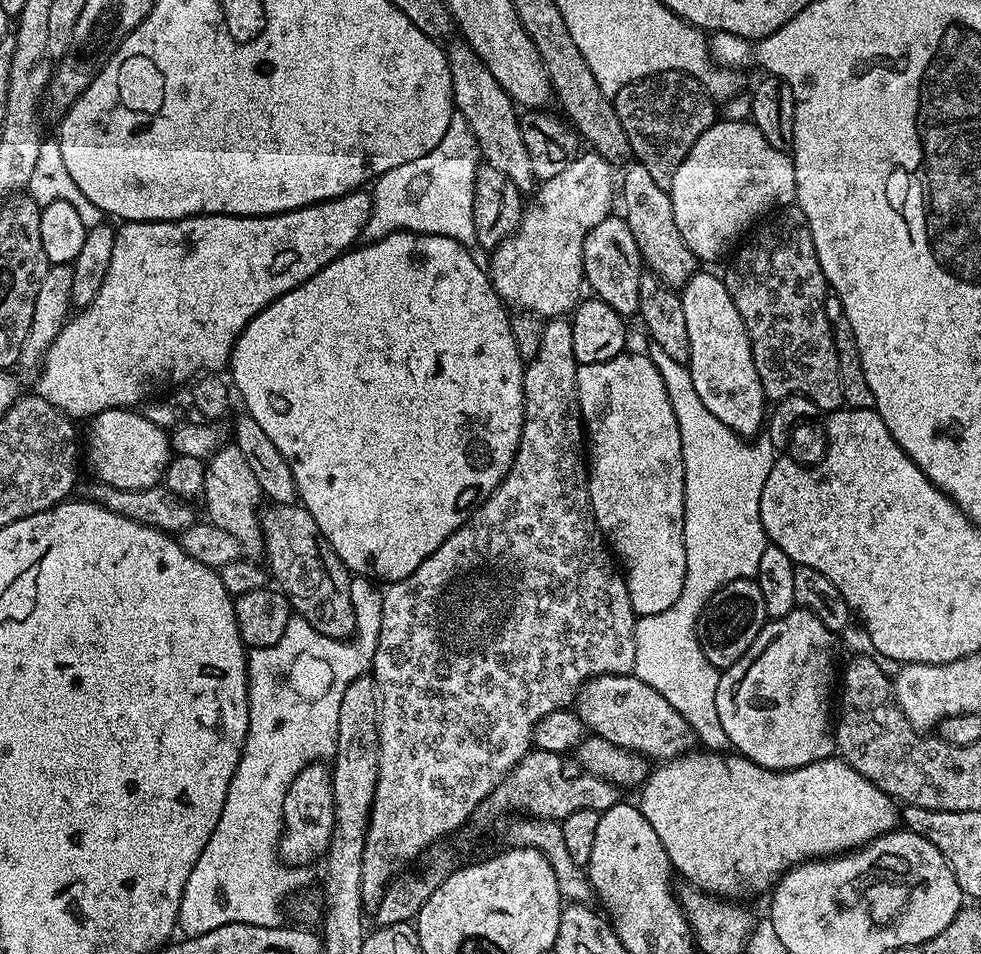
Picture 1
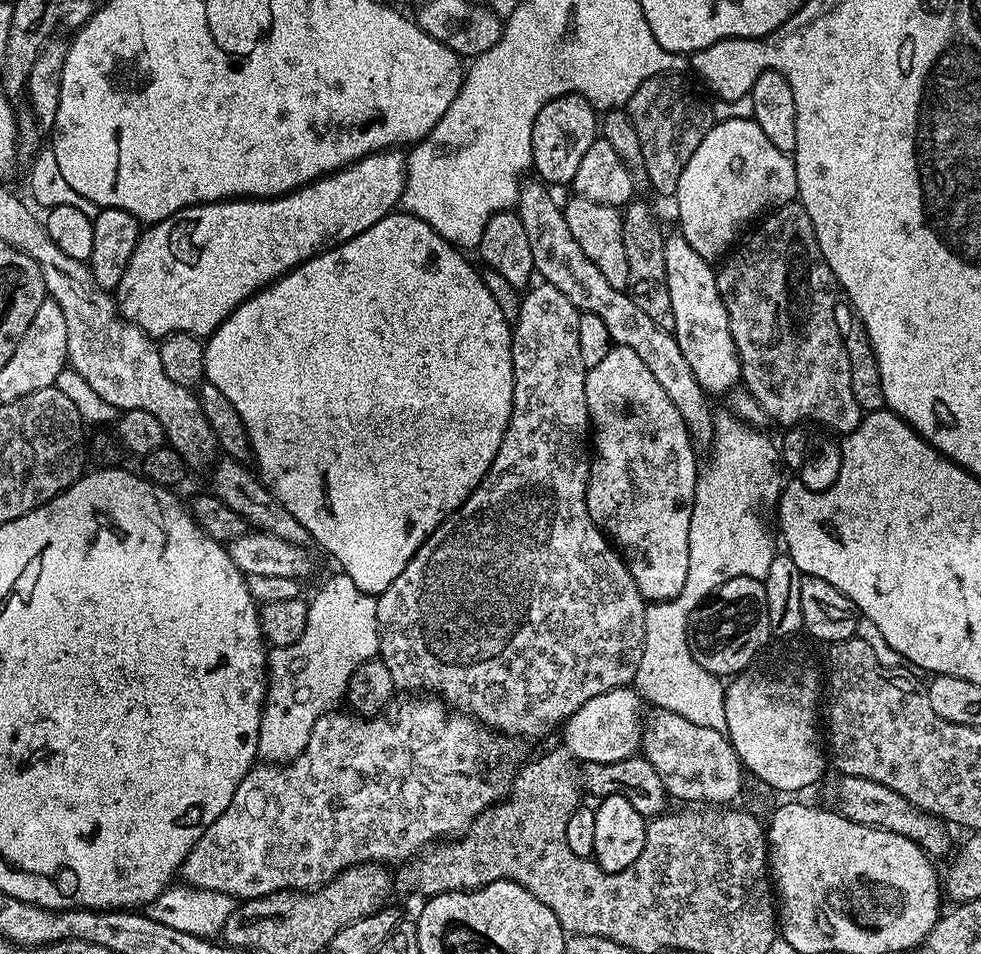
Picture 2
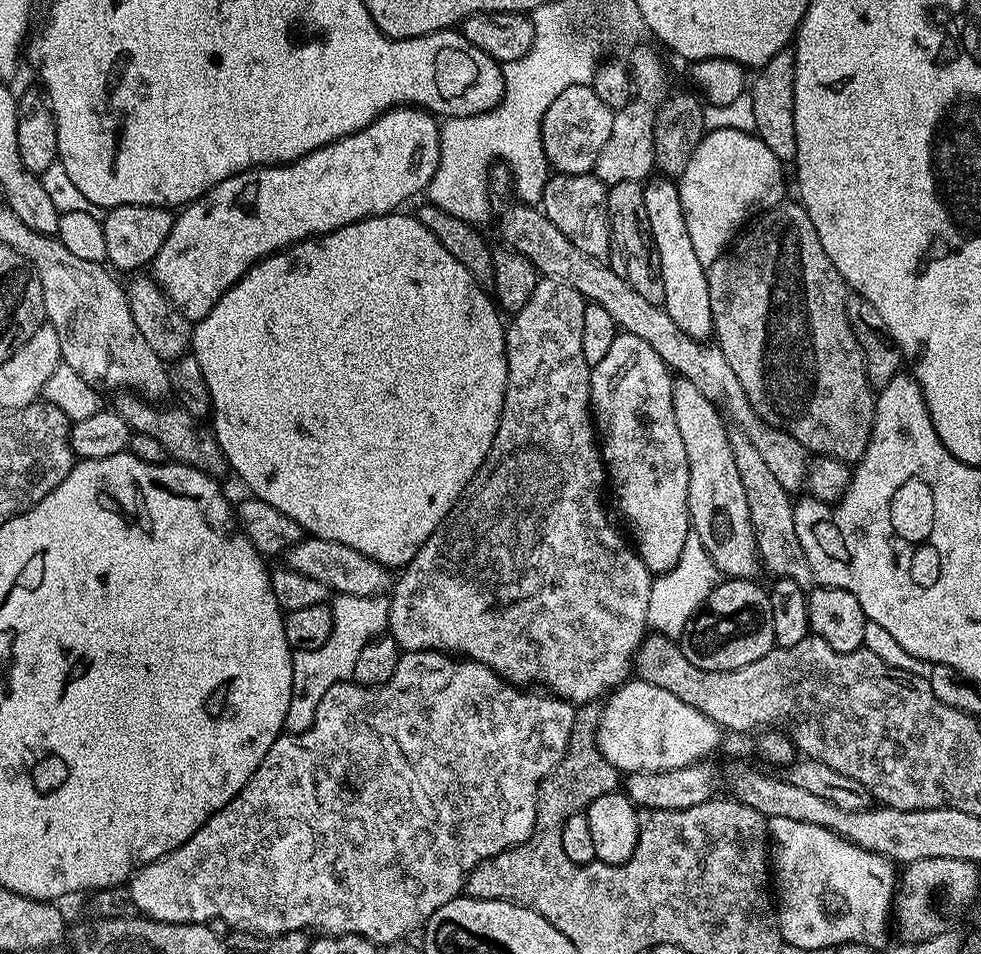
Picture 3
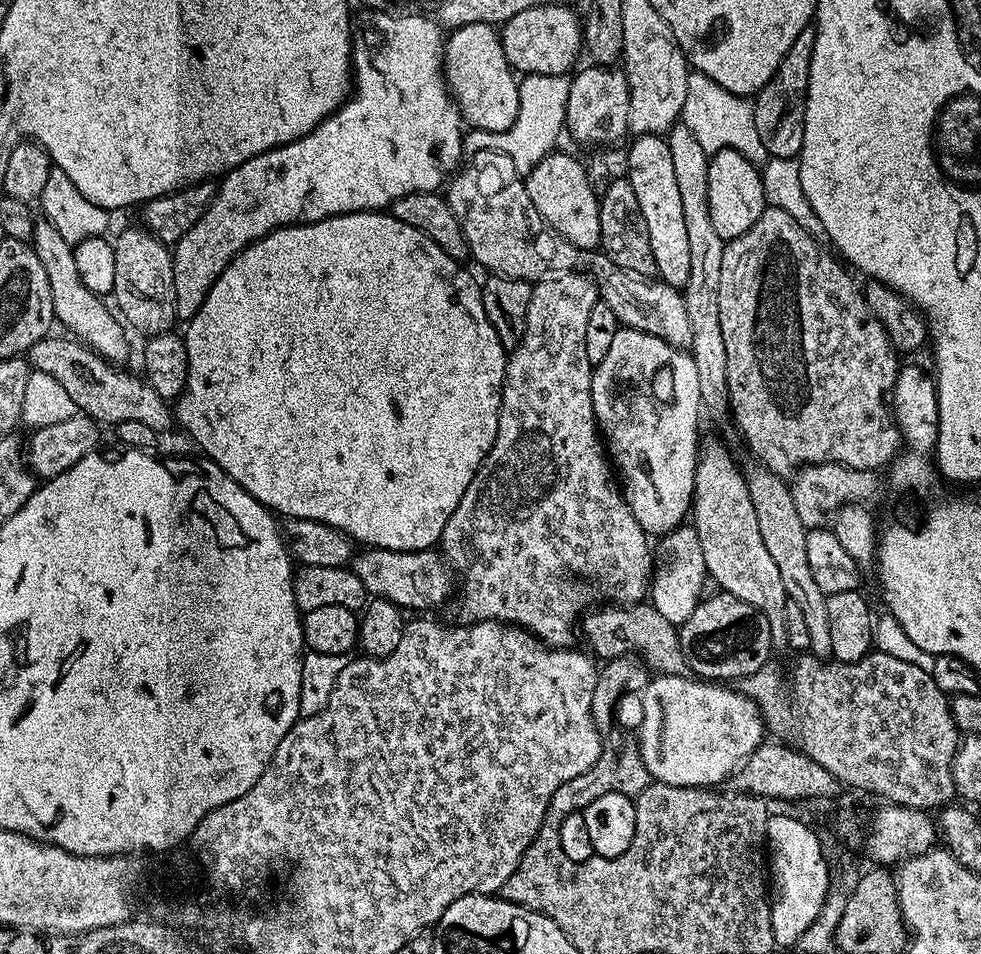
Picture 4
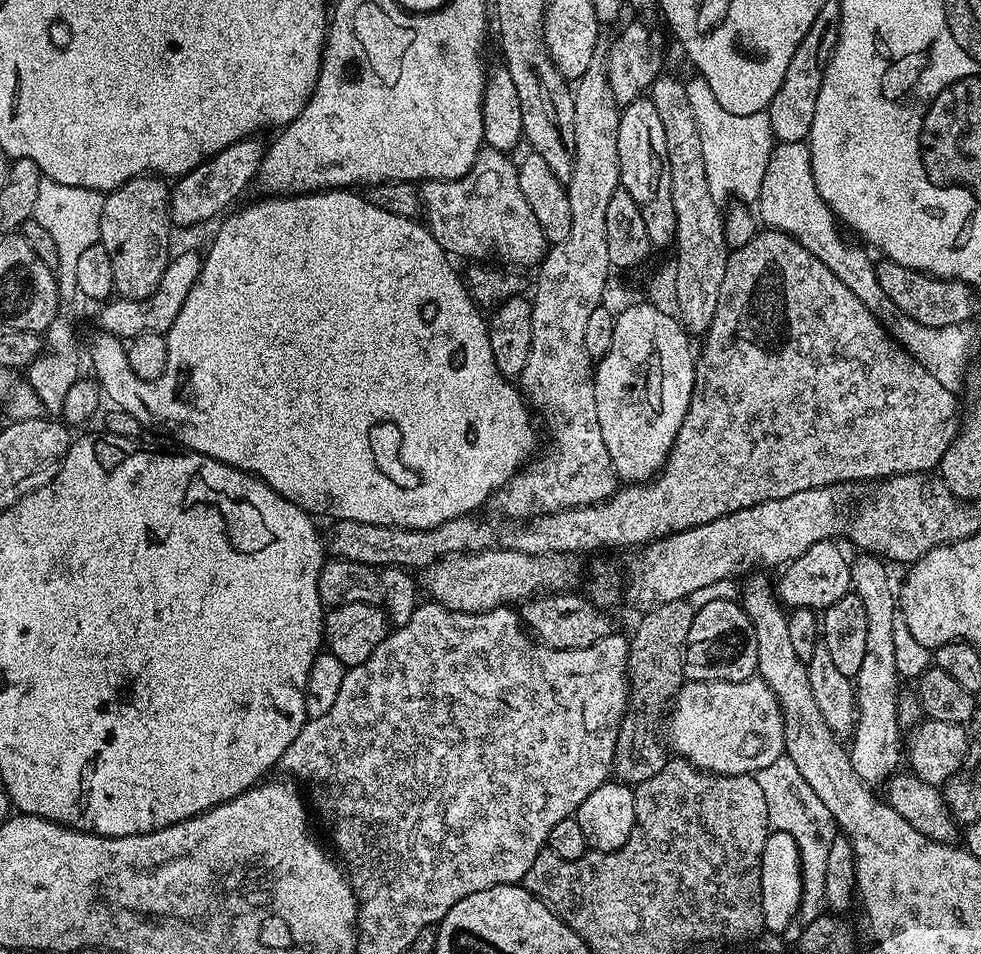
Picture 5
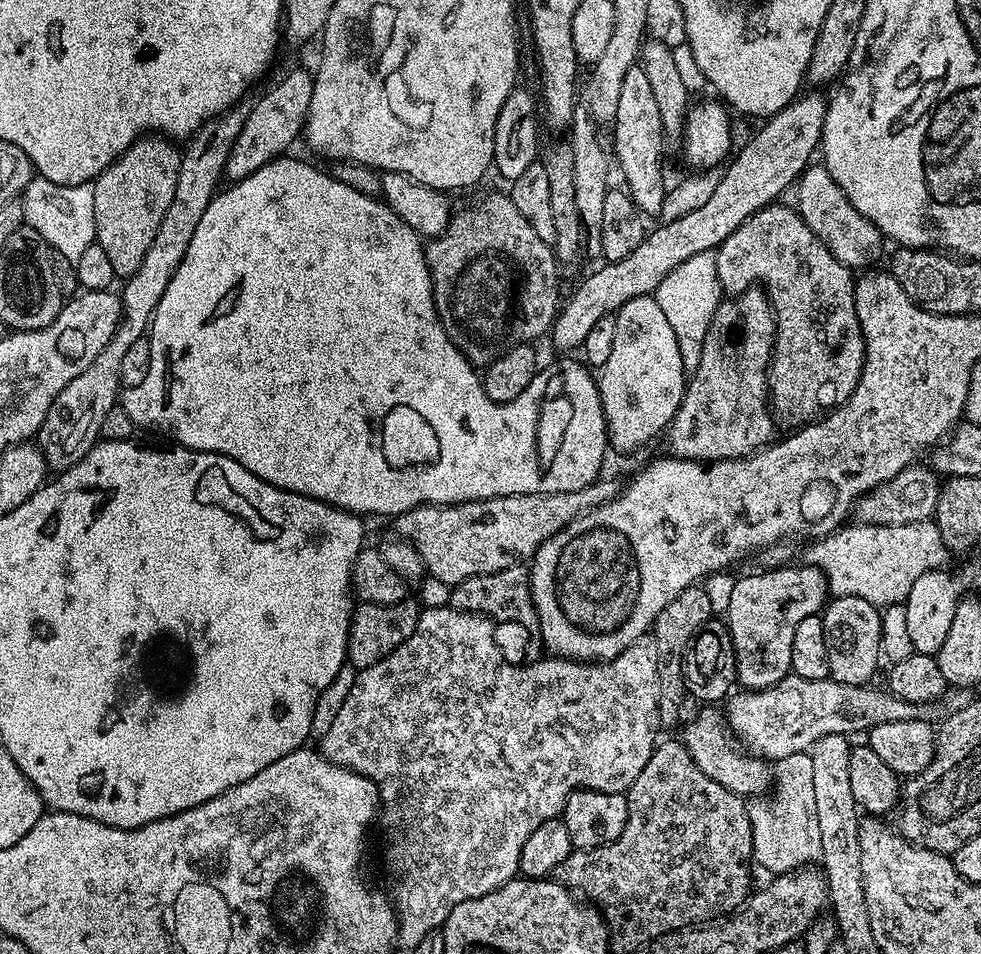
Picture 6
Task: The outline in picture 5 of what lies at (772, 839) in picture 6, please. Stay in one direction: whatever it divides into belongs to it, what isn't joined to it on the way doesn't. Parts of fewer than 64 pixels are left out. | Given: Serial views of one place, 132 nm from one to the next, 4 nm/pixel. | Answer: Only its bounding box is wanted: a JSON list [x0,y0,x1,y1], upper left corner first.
[754,756,838,925]

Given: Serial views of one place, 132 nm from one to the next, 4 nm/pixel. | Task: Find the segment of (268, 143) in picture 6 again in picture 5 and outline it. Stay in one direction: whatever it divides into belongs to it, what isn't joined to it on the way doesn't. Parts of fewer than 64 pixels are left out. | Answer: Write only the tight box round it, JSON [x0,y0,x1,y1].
[170,138,265,229]

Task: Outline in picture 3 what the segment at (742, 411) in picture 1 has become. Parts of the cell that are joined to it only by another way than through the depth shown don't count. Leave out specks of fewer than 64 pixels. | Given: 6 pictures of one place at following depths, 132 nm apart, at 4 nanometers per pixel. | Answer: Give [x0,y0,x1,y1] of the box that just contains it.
[644,178,713,340]

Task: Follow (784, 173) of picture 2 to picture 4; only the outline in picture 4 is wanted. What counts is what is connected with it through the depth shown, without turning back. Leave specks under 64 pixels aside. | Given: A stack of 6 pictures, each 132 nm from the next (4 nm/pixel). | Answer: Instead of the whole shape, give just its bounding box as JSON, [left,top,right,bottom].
[708,148,766,242]

